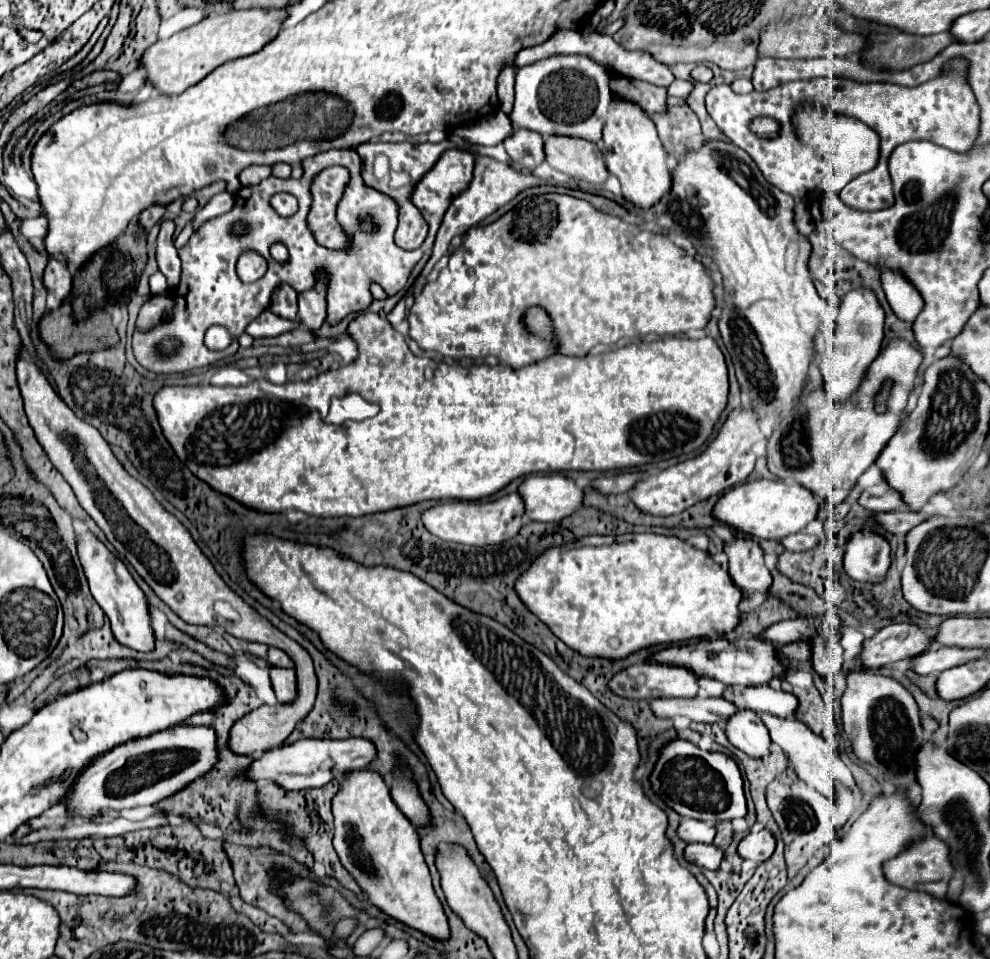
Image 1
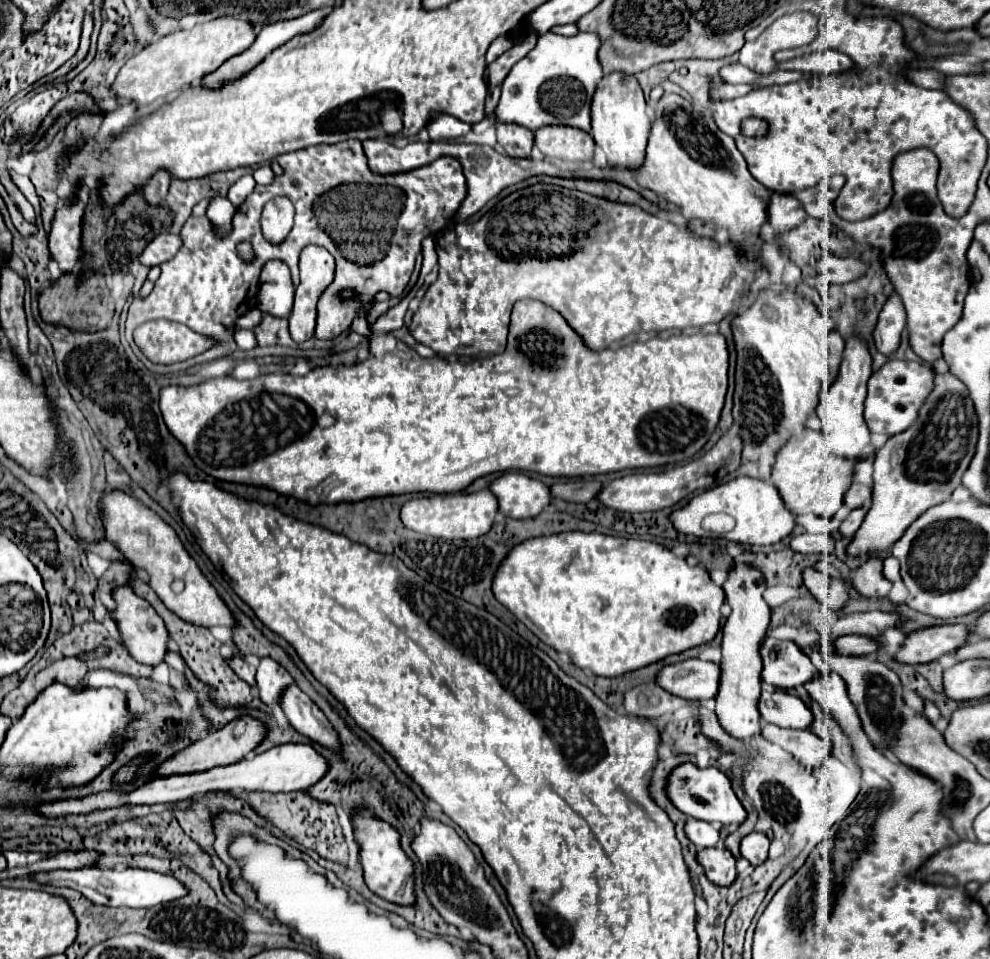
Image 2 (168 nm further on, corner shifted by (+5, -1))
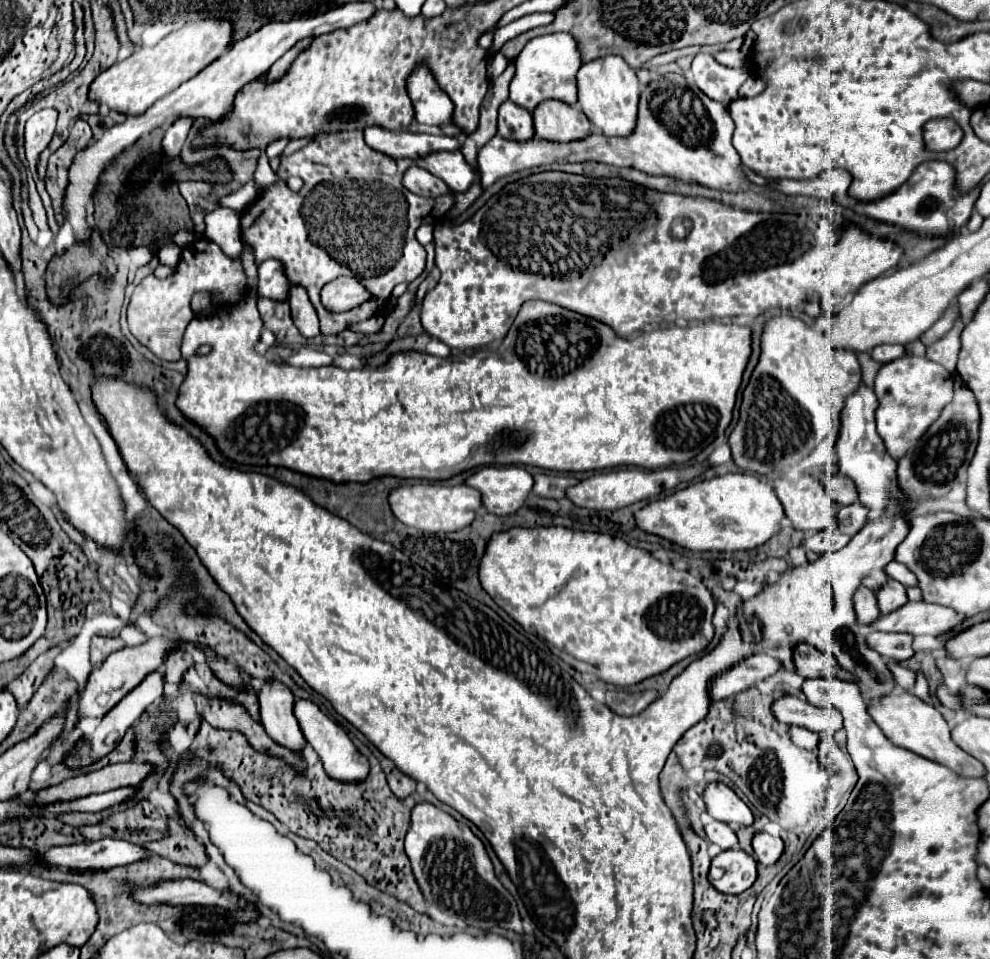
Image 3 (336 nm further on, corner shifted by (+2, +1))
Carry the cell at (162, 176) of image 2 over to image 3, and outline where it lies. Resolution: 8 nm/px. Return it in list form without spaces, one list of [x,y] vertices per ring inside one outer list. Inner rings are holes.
[[[178,118],[178,120],[166,130],[164,140],[162,140],[162,150],[164,150],[164,156],[166,156],[166,158],[170,158],[170,160],[178,158],[178,154],[180,154],[184,142],[186,142],[186,136],[188,136],[188,132],[190,132],[190,128],[192,128],[192,122],[194,122],[194,120],[190,120],[190,118]]]

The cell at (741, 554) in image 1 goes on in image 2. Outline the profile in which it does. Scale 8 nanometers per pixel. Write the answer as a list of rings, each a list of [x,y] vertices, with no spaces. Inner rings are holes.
[[[737,564],[723,586],[731,614],[723,626],[723,658],[721,658],[721,688],[717,694],[717,716],[721,726],[737,740],[749,740],[761,730],[759,696],[761,696],[761,642],[769,628],[769,606],[763,600],[765,578],[751,566]]]

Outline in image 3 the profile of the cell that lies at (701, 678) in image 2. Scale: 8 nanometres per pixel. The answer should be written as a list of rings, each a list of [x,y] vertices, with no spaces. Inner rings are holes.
[[[752,654],[742,658],[738,664],[716,676],[708,688],[708,694],[712,700],[724,700],[728,696],[734,696],[746,688],[750,688],[754,682],[768,678],[780,668],[780,660],[770,658],[766,654]]]

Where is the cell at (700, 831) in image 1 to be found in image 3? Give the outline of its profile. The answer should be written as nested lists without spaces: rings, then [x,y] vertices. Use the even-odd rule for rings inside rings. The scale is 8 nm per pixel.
[[[710,822],[704,826],[704,832],[706,832],[706,838],[714,844],[718,844],[722,850],[728,850],[728,848],[736,848],[738,846],[738,838],[736,834],[732,832],[732,828],[724,822]]]

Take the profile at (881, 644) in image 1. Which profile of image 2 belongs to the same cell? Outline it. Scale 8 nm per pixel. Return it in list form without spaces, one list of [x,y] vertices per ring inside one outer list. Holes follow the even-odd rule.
[[[933,626],[925,630],[911,632],[903,644],[903,648],[895,654],[895,660],[905,664],[927,664],[935,662],[945,654],[961,648],[971,636],[969,626]]]

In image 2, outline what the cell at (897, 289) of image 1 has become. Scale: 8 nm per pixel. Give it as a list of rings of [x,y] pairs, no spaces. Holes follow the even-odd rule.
[[[893,294],[893,296],[889,296],[889,300],[885,302],[885,306],[879,314],[877,328],[873,332],[875,348],[885,356],[897,352],[903,328],[905,328],[905,308],[903,308],[901,298],[897,294]]]

